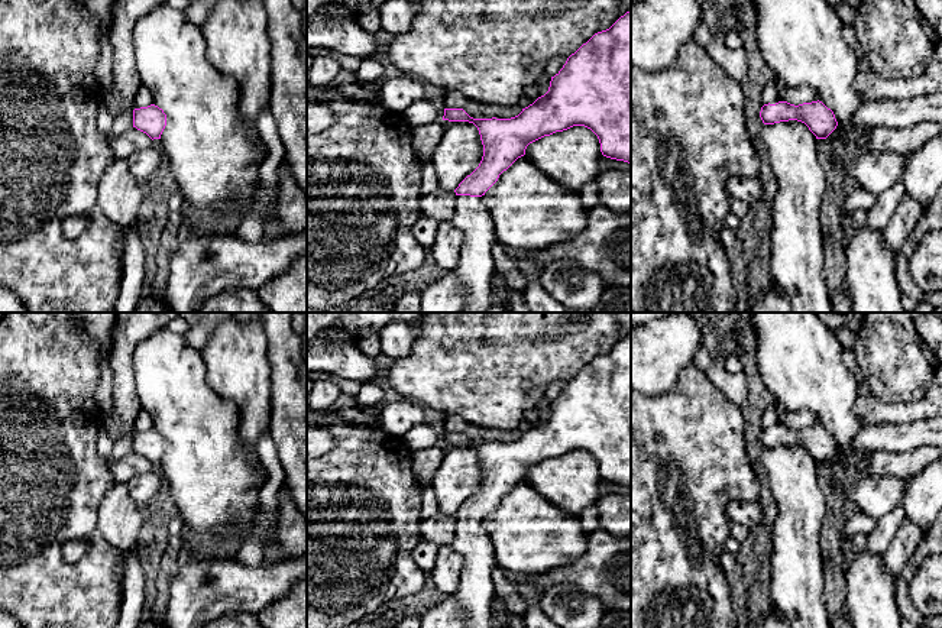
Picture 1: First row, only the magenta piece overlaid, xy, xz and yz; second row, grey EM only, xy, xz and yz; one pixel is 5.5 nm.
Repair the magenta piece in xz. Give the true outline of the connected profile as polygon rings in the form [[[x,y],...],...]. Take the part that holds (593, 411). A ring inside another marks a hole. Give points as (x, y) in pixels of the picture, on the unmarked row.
[[[631,334],[572,378],[563,392],[551,401],[548,415],[518,440],[473,443],[463,433],[444,433],[443,444],[473,447],[483,469],[479,491],[454,514],[456,531],[450,546],[464,559],[462,580],[453,595],[466,611],[464,628],[492,628],[491,603],[496,596],[492,572],[496,559],[480,521],[504,495],[525,479],[527,470],[556,456],[585,450],[598,460],[603,480],[631,488]]]

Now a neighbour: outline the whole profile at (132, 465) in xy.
[[[132,450],[123,459],[111,462],[109,469],[114,482],[127,483],[132,478],[150,472],[152,463]]]

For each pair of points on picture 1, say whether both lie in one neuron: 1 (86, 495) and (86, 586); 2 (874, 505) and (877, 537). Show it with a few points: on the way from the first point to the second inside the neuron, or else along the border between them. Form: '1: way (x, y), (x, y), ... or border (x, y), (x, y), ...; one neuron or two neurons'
1: way (86, 518), (86, 530), (94, 541), (94, 563); one neuron
2: border (902, 501), (877, 520); two neurons

